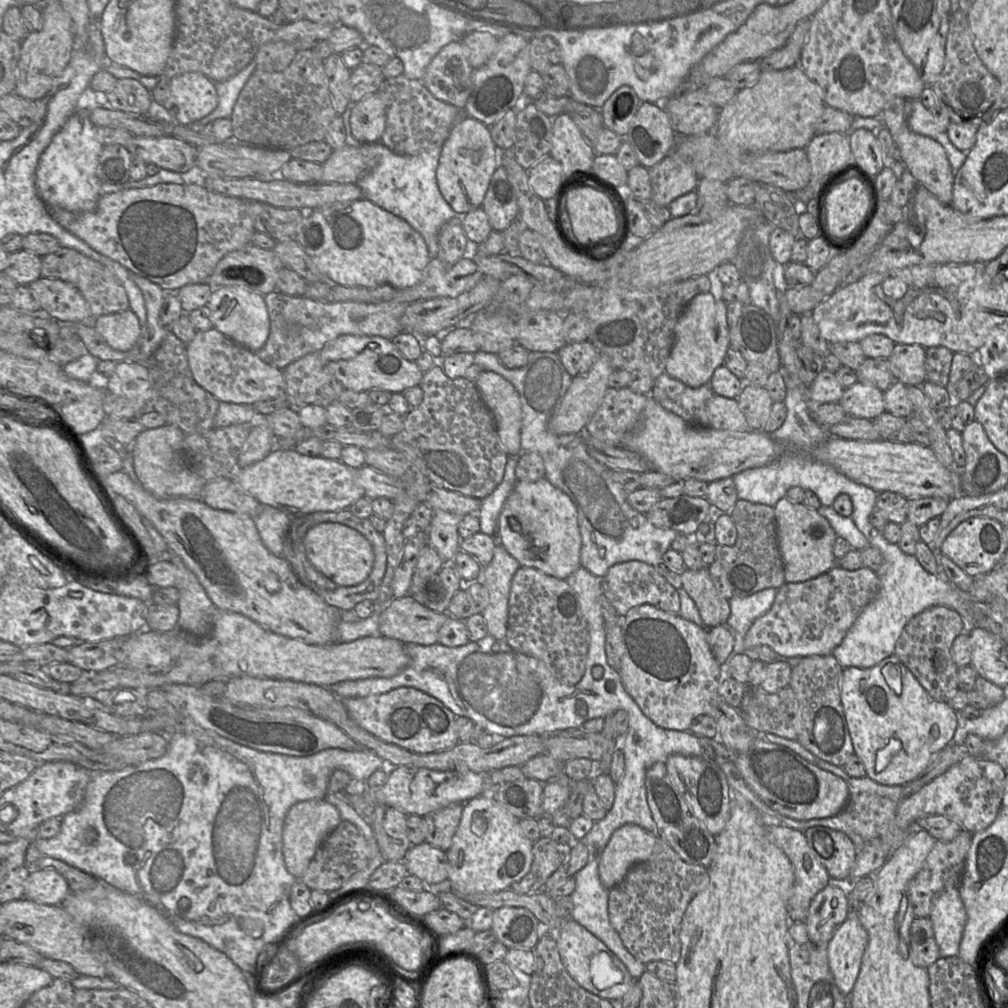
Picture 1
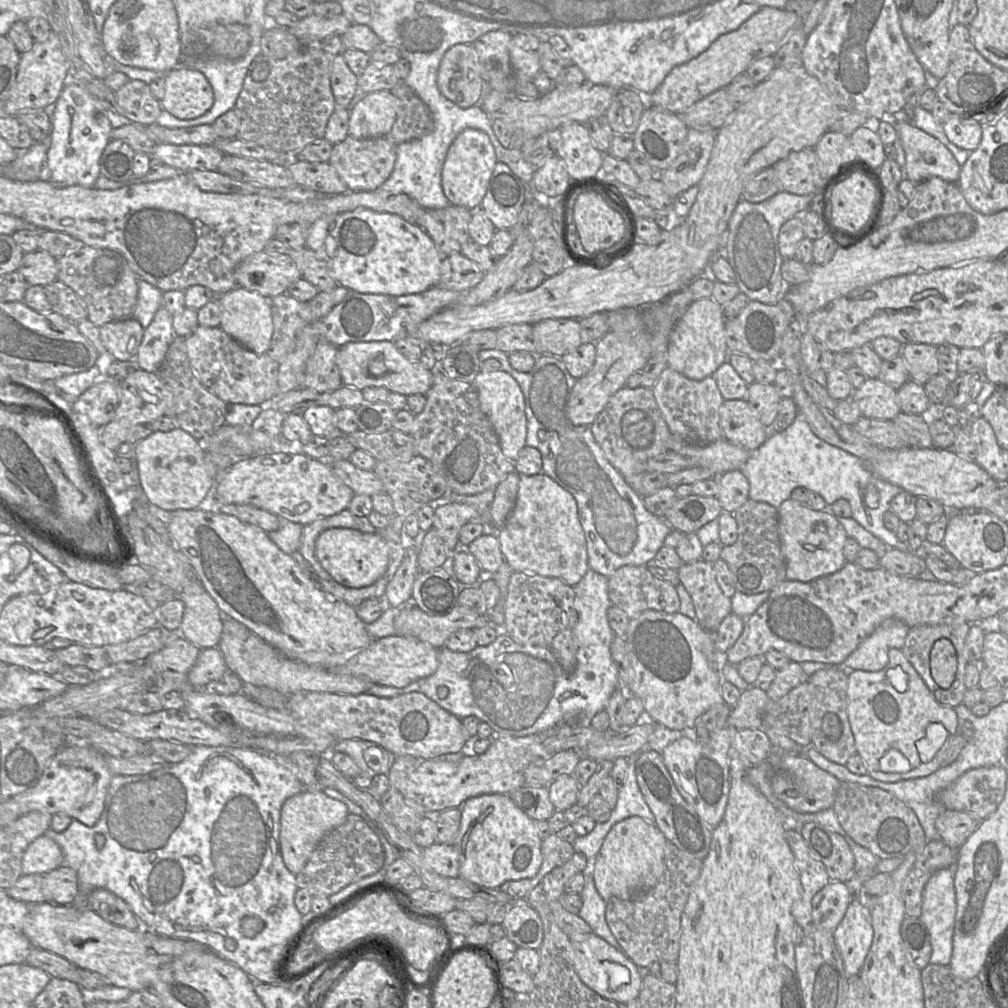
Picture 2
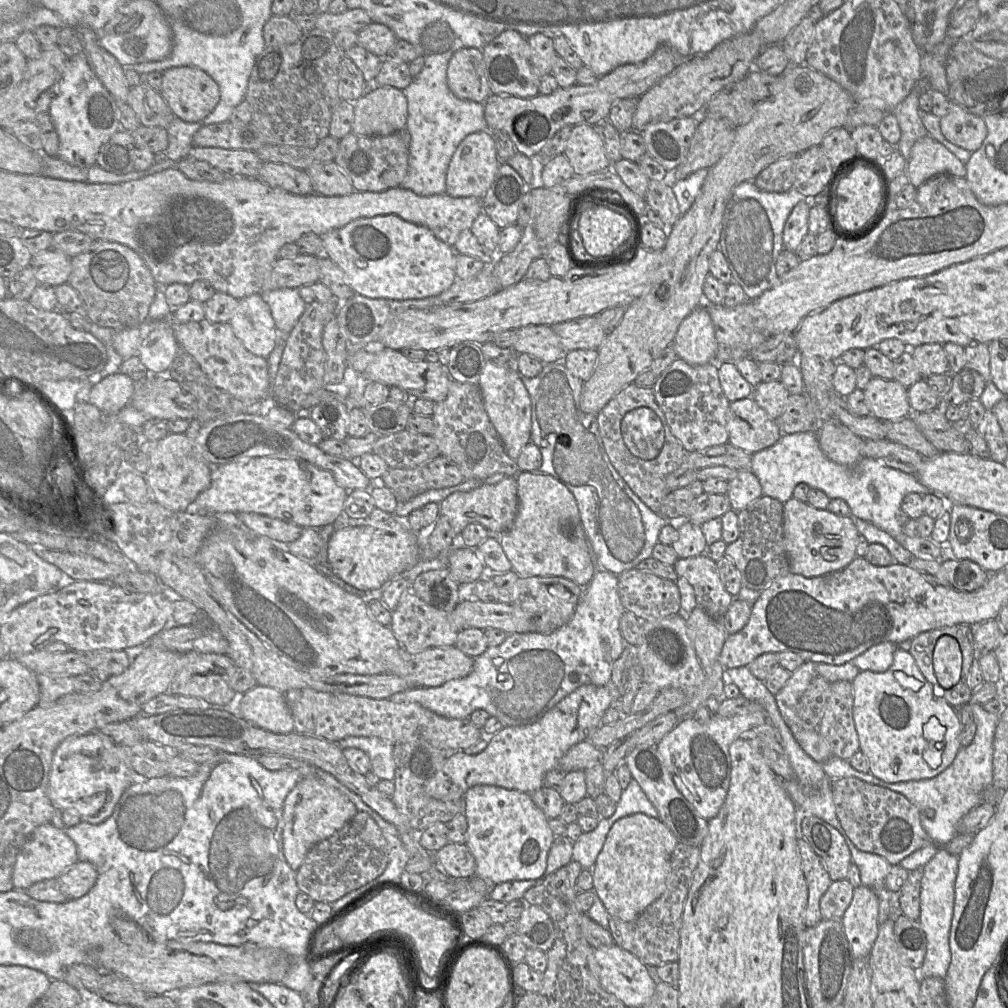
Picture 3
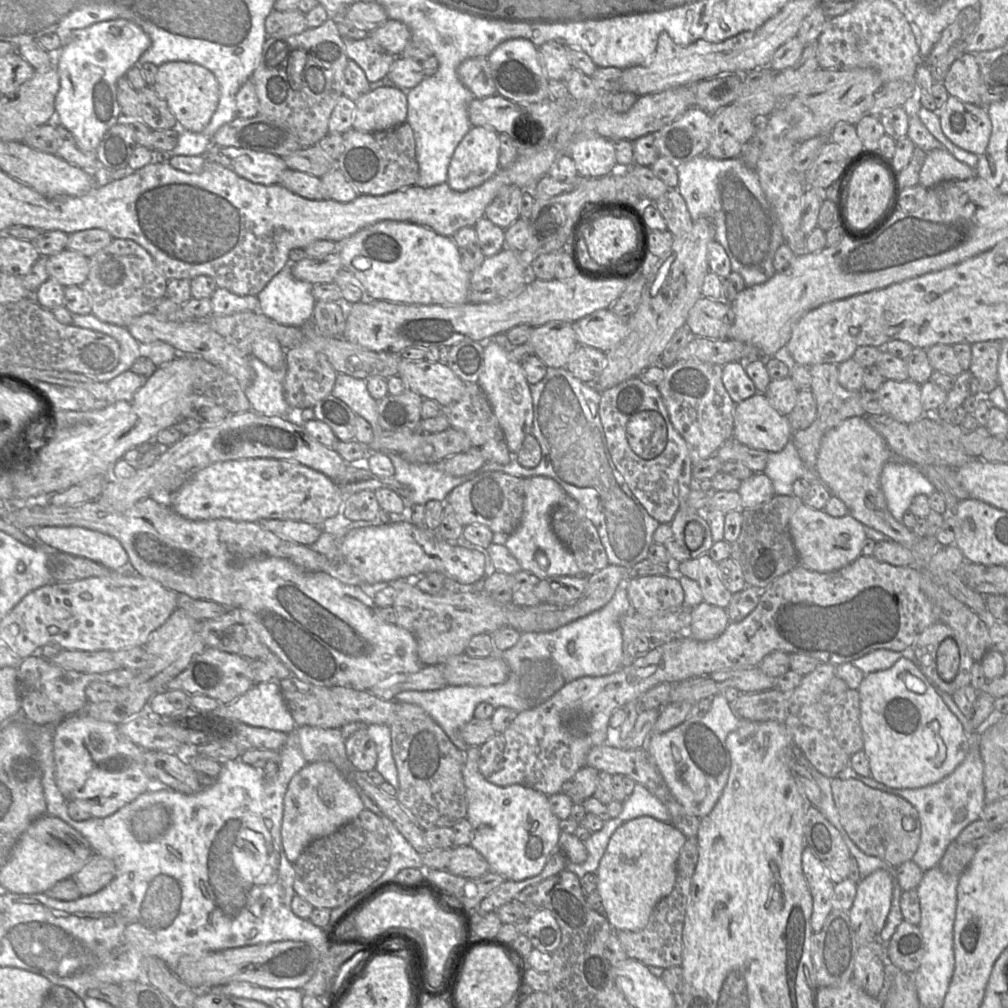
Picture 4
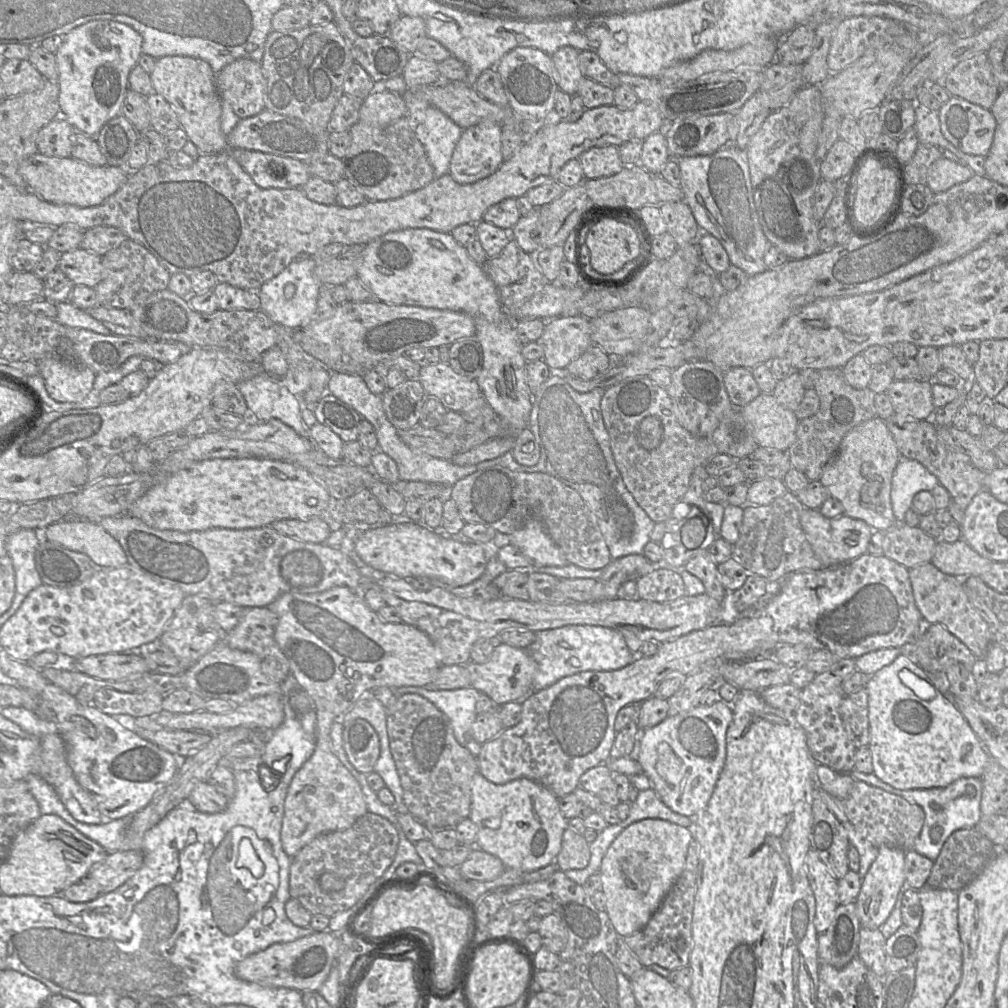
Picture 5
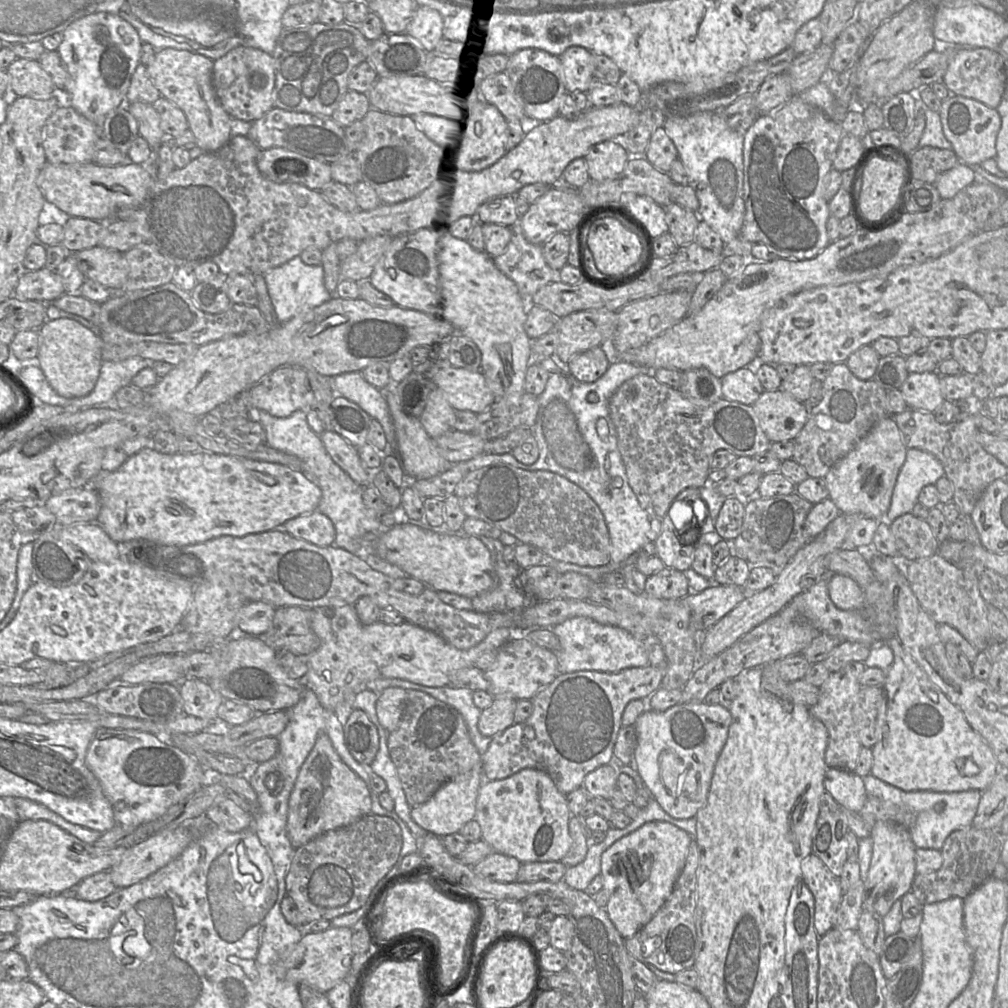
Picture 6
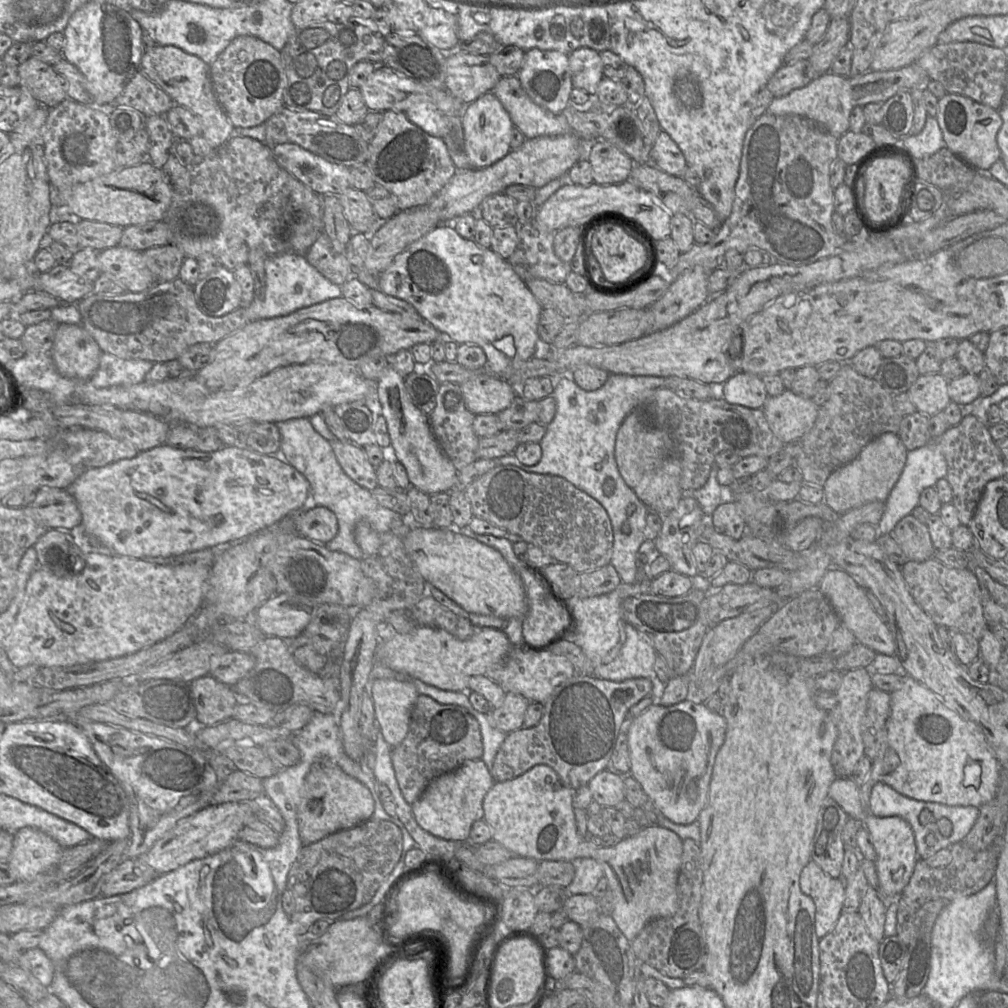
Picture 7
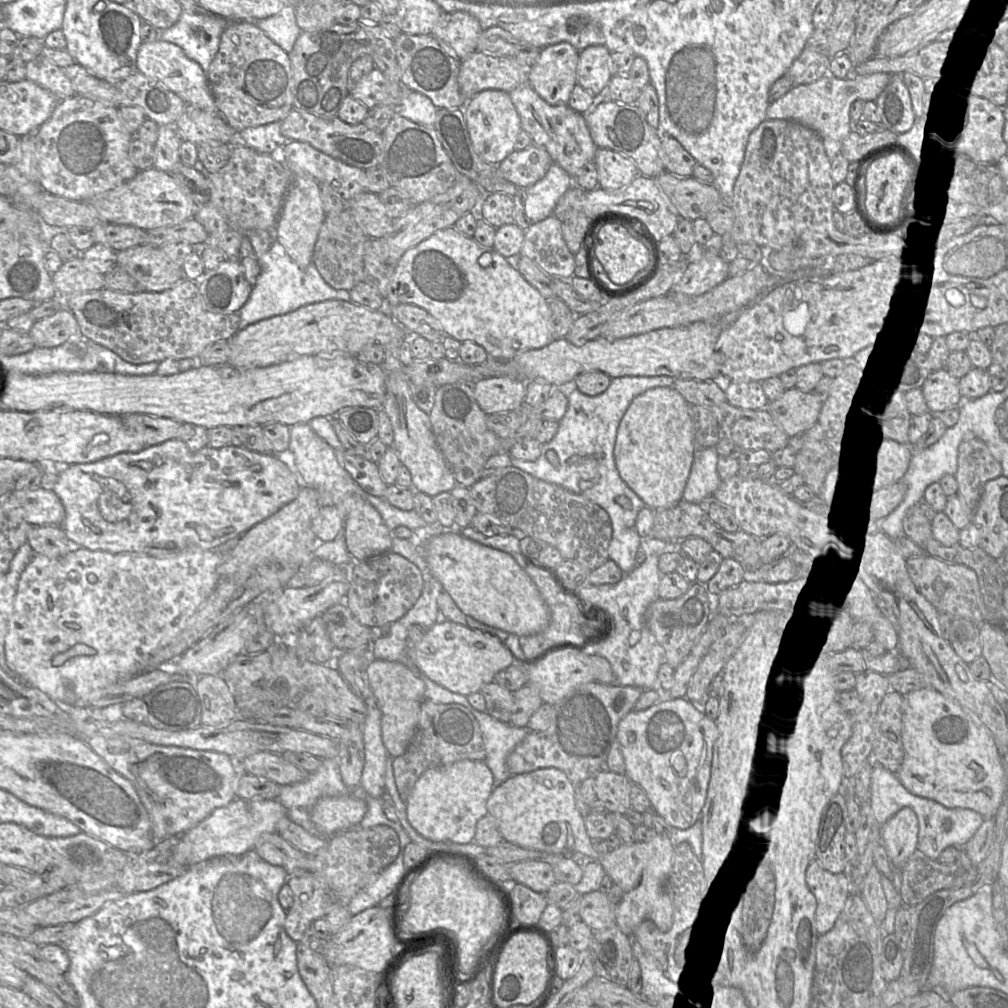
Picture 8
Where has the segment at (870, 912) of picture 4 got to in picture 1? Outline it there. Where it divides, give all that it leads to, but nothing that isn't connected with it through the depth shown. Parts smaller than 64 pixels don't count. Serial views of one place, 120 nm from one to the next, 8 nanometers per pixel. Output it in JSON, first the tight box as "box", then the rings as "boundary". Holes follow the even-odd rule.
{"box":[827,917,868,999],"boundary":[[[847,917],[827,944],[830,971],[846,999],[857,982],[867,944],[868,933],[859,917]]]}

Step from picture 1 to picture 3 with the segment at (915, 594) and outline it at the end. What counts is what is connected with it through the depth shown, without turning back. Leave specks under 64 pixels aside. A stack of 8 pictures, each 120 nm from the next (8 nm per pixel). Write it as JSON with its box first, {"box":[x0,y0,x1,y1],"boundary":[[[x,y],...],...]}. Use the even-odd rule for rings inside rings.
{"box":[850,640,911,672],"boundary":[[[911,640],[895,644],[892,642],[882,642],[872,646],[861,655],[855,657],[850,663],[855,665],[860,671],[885,672],[893,664],[893,654],[900,648],[909,651]]]}

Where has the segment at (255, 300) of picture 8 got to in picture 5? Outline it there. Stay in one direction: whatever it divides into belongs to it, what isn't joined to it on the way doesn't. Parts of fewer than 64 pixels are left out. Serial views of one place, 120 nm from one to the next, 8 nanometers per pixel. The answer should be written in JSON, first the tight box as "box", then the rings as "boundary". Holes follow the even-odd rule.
{"box":[258,258,322,329],"boundary":[[[315,258],[293,260],[284,270],[260,287],[258,290],[261,300],[260,309],[274,323],[291,329],[302,328],[316,315],[319,288],[322,284],[314,273],[317,263],[318,260]],[[288,283],[295,286],[295,293],[290,299],[285,298],[284,295],[284,288]]]}

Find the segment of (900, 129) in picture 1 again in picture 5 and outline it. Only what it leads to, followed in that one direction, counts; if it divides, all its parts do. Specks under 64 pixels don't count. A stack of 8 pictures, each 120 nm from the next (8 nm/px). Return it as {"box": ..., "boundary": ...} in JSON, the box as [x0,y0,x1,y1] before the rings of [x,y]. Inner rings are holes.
{"box":[926,157,974,194],"boundary":[[[942,157],[929,167],[926,185],[936,194],[968,181],[973,175],[974,172],[964,163]]]}

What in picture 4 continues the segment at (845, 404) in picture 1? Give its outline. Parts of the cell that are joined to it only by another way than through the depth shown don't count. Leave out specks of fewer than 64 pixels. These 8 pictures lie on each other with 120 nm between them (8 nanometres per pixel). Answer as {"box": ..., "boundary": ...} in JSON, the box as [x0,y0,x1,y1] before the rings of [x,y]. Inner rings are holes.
{"box":[874,380,931,424],"boundary":[[[885,380],[874,393],[883,408],[884,414],[891,416],[899,422],[910,424],[923,417],[924,414],[927,416],[931,414],[924,412],[921,402],[921,385],[912,380]]]}

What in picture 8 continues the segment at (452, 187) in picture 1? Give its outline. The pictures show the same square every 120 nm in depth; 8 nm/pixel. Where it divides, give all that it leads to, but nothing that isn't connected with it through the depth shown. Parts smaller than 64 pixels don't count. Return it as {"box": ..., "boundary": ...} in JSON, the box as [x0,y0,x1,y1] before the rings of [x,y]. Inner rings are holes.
{"box":[463,89,522,165],"boundary":[[[487,89],[479,92],[463,105],[468,133],[476,153],[486,162],[498,165],[515,149],[515,142],[522,130],[519,114],[508,92]]]}

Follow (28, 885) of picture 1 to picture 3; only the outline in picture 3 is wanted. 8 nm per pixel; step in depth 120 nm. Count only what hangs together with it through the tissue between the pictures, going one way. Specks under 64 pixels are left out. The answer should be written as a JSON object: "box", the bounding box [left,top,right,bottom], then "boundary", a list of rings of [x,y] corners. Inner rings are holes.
{"box":[57,861,98,900],"boundary":[[[77,861],[57,879],[59,879],[61,890],[67,896],[67,900],[72,900],[88,893],[94,886],[97,877],[98,872],[92,863]]]}

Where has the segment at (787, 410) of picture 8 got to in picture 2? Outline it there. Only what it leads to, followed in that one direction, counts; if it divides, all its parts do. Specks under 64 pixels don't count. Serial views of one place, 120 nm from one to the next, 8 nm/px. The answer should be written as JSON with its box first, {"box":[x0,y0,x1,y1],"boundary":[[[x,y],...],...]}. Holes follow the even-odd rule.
{"box":[719,398,771,452],"boundary":[[[746,398],[724,400],[719,415],[723,437],[749,452],[759,448],[771,433]]]}

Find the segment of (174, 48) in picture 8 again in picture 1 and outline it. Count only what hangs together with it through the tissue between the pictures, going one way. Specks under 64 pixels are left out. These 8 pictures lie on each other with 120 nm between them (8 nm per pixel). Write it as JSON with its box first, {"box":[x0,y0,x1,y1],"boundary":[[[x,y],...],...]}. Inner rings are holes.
{"box":[162,72,215,125],"boundary":[[[188,72],[169,80],[169,95],[162,103],[182,125],[192,125],[215,110],[215,83],[199,72]]]}

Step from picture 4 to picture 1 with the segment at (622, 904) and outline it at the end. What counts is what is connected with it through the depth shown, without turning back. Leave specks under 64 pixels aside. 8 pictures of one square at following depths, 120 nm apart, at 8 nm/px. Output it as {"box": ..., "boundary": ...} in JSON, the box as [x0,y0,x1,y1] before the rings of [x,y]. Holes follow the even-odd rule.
{"box":[598,824,657,889],"boundary":[[[625,824],[615,830],[598,864],[602,885],[612,889],[623,880],[634,864],[649,859],[656,839],[657,834],[635,824]]]}

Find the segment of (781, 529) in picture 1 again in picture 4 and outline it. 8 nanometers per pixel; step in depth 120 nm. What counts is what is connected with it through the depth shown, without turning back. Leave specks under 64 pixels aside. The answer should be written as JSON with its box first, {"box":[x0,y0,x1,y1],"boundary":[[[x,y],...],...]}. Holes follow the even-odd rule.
{"box":[789,502,867,573],"boundary":[[[802,502],[792,514],[789,525],[799,565],[820,573],[836,571],[854,562],[862,555],[863,542],[867,538],[865,525],[849,513],[843,517],[833,517]]]}

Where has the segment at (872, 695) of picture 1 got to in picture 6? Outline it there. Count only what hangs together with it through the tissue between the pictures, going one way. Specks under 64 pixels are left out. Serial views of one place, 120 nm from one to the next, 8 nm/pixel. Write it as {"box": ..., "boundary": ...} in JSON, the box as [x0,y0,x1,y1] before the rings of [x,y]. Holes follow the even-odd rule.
{"box":[871,637,999,791],"boundary":[[[896,637],[887,640],[886,644],[892,649],[894,660],[886,671],[886,680],[882,685],[875,725],[877,742],[871,748],[871,775],[903,791],[984,791],[999,769],[991,747],[972,729],[963,712],[930,681],[925,671],[904,650]]]}

